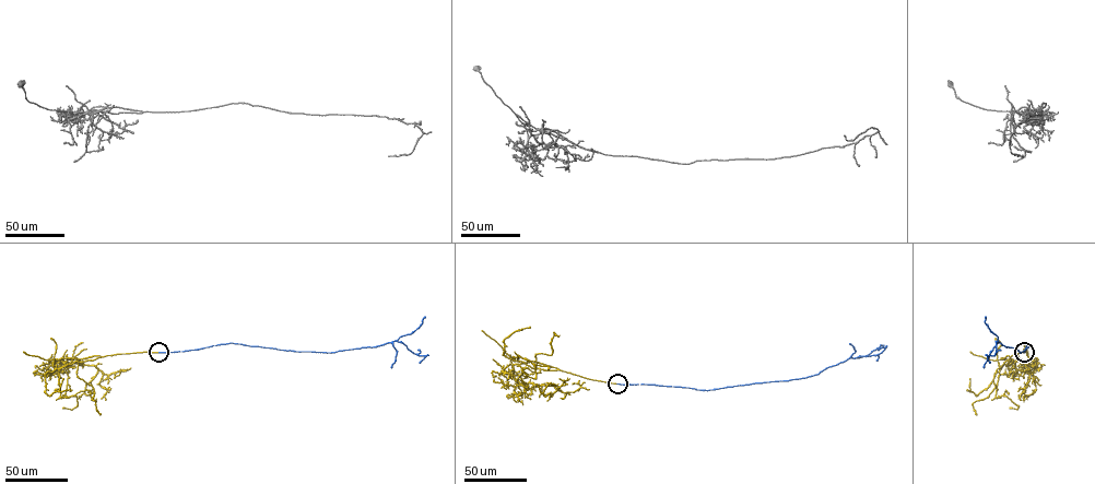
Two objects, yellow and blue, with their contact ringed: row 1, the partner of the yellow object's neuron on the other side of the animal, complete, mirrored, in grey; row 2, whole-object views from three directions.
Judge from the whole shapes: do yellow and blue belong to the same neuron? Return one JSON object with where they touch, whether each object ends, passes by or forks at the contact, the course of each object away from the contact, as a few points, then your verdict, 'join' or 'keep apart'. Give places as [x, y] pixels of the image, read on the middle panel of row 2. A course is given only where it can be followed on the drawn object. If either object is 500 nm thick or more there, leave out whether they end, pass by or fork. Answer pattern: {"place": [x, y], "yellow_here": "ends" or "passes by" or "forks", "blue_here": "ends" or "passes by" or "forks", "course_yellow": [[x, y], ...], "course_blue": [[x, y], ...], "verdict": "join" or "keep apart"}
{"place": [617, 384], "yellow_here": "ends", "blue_here": "ends", "course_yellow": [[617, 384], [533, 362], [514, 365], [519, 385], [555, 389], [544, 396], [545, 387], [555, 385]], "course_blue": [[617, 384], [709, 390], [788, 380], [817, 375], [849, 357], [876, 355], [885, 347], [878, 349]], "verdict": "keep apart"}

